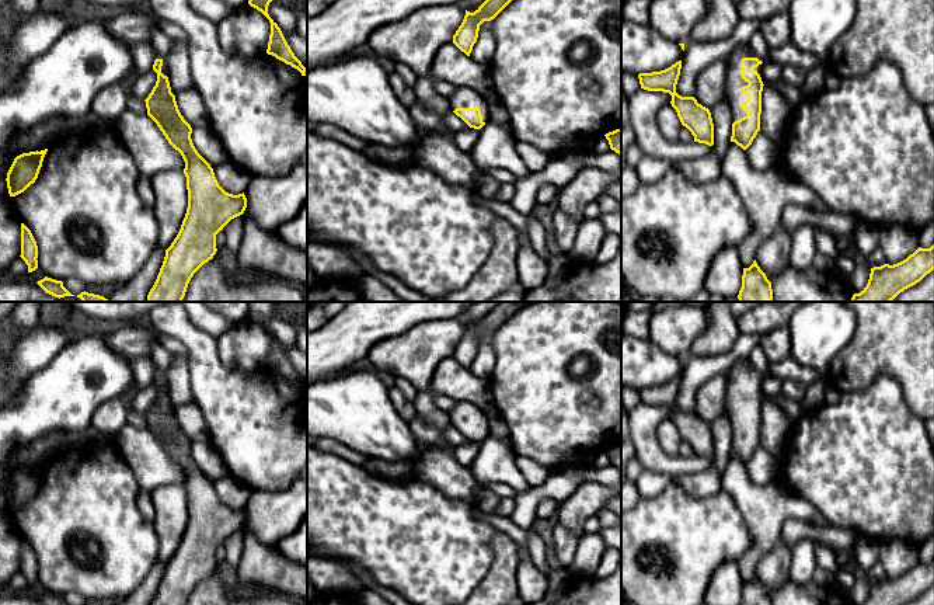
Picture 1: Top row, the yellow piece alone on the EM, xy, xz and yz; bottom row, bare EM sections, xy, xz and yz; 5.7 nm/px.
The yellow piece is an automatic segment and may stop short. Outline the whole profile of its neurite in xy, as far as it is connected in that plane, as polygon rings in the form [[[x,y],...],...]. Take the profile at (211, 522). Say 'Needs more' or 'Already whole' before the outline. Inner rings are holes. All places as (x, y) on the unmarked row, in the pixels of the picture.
Needs more. [[[156,368],[153,385],[157,396],[144,414],[147,430],[185,476],[188,522],[150,605],[187,605],[194,588],[216,569],[216,549],[231,533],[244,528],[247,512],[244,507],[226,507],[210,479],[195,463],[192,442],[181,430],[171,407],[165,372]]]

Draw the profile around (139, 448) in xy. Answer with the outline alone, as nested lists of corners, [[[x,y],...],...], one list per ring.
[[[126,424],[116,435],[116,446],[140,488],[151,491],[165,484],[184,487],[185,476],[181,467],[168,458],[147,428],[139,430]]]

